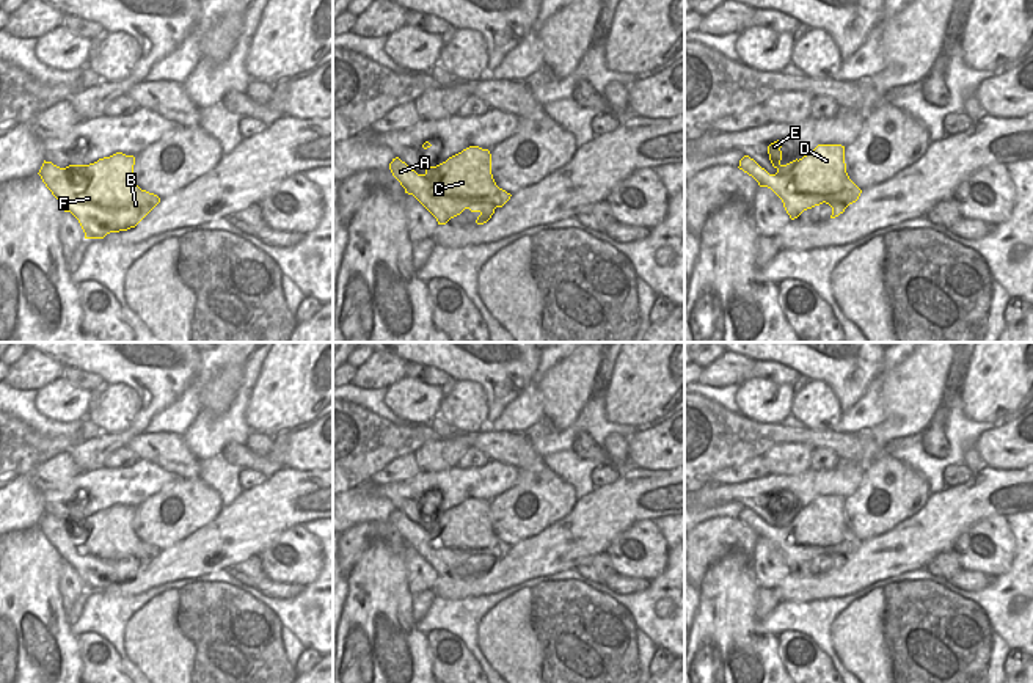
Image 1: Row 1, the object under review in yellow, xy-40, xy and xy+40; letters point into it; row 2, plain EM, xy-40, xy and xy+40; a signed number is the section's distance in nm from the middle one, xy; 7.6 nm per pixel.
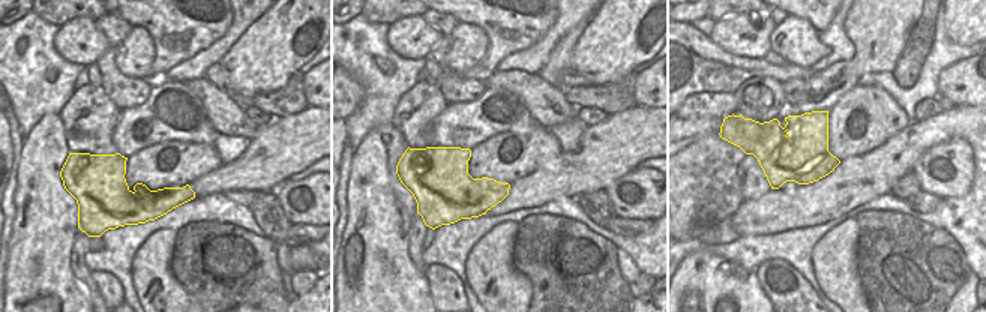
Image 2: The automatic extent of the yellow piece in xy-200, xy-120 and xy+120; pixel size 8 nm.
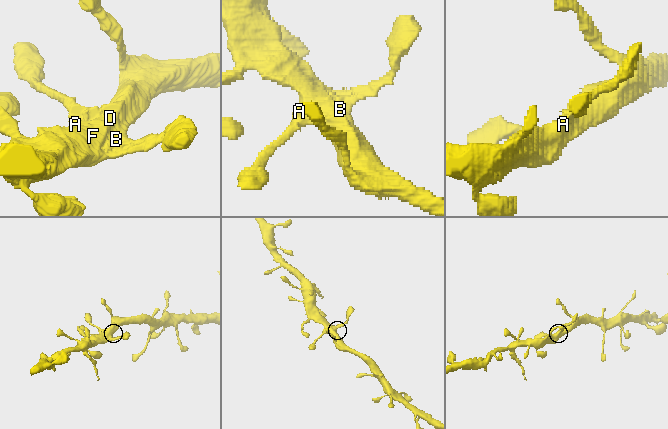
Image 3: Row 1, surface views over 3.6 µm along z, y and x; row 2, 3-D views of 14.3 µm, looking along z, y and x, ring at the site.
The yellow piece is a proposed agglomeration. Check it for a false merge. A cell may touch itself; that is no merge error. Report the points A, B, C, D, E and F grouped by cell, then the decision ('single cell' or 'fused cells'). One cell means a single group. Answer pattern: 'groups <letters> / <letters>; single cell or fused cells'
groups A B C D E F; single cell

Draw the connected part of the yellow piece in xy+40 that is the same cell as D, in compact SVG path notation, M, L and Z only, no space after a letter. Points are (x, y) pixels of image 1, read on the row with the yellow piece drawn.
M779 140L768 146L776 174L769 174L749 155L739 160L738 168L752 176L760 187L771 188L791 220L823 203L832 207L830 218L835 218L859 199L862 190L846 173L845 146L818 144L810 154L787 165L780 163L780 148Z

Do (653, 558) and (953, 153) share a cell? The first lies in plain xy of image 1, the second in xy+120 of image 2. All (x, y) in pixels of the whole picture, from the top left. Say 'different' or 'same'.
same

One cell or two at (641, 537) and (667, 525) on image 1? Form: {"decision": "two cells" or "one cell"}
{"decision": "two cells"}

